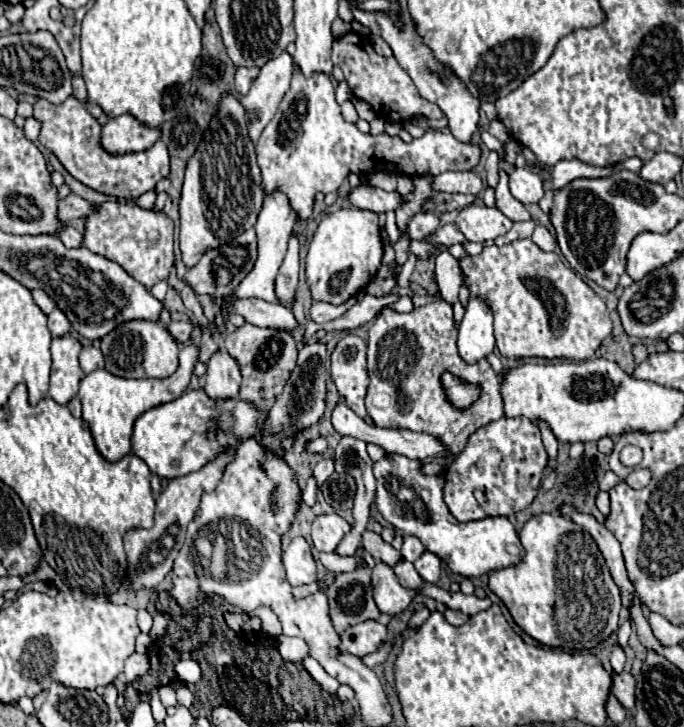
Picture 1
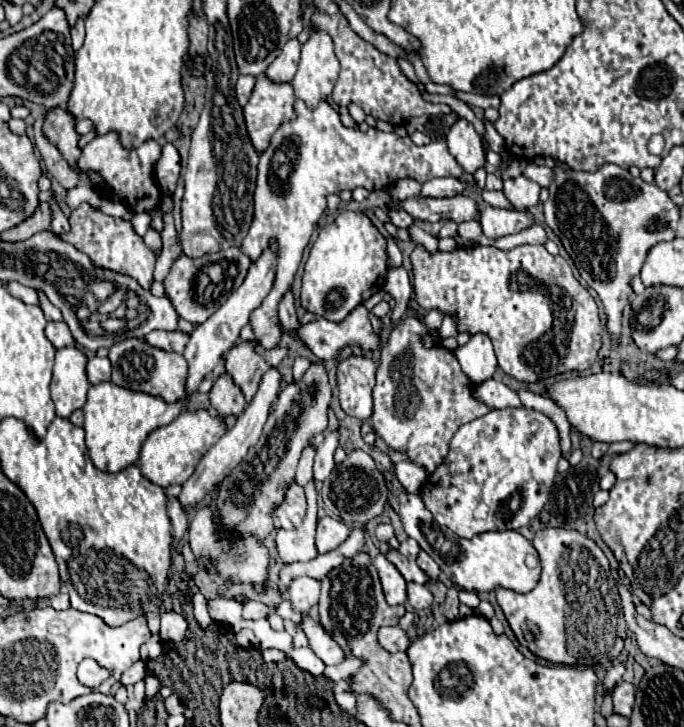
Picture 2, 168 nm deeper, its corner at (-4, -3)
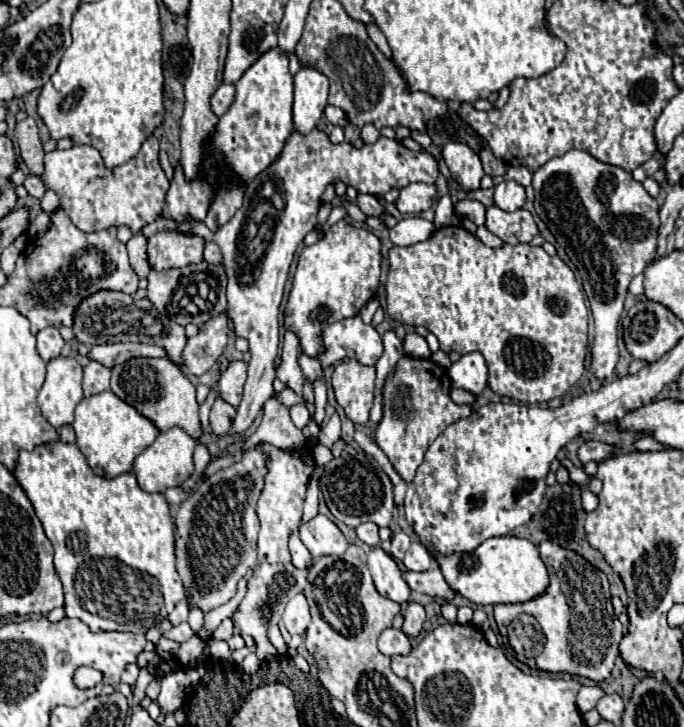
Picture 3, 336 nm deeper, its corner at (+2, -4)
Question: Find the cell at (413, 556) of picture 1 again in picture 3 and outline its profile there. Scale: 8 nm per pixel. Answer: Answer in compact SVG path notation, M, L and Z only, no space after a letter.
M400 532L400 534L392 536L392 548L390 548L392 558L396 558L400 562L404 558L404 554L406 554L408 548L410 548L410 536L408 534Z

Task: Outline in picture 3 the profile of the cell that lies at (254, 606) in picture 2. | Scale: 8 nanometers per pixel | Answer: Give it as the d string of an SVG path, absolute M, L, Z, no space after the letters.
M226 618L226 620L216 628L214 638L218 638L218 640L230 640L232 632L234 632L234 624L232 624L232 620L230 620L230 618Z

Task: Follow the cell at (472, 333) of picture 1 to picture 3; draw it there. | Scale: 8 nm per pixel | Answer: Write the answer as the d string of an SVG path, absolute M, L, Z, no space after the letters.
M470 352L462 354L460 360L450 366L448 376L452 380L452 386L480 394L488 382L488 366L480 352Z

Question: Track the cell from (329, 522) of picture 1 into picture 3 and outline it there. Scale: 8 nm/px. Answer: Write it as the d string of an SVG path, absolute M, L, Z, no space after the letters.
M318 514L310 522L300 526L300 540L310 550L312 558L320 558L326 554L342 554L348 548L348 542L340 528L324 514Z

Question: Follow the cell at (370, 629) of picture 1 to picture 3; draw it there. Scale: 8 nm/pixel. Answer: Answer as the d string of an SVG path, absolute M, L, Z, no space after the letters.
M386 628L380 638L378 638L378 650L384 654L384 656L396 656L396 654L402 654L406 656L410 652L410 640L406 634L402 634L402 630L396 630L396 628Z

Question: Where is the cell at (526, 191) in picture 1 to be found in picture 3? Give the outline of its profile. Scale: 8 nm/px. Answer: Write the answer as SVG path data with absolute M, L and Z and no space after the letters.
M504 180L498 186L494 186L494 202L498 208L502 208L506 212L514 212L524 206L526 192L522 186L518 186L518 182Z

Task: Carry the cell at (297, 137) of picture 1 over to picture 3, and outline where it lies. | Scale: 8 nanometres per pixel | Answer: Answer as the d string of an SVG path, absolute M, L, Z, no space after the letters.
M314 128L310 134L298 134L292 130L286 138L282 154L254 178L244 194L244 204L236 216L216 232L210 232L204 222L194 220L174 220L158 218L142 230L146 238L162 230L182 230L202 236L204 240L214 240L224 256L228 274L228 310L236 336L246 338L250 344L252 360L248 364L248 380L244 386L244 398L238 406L238 414L232 422L230 436L246 432L256 416L262 412L264 404L274 396L272 382L276 380L276 356L280 344L278 312L284 296L284 286L288 280L288 270L294 260L294 252L304 236L316 226L320 198L326 186L342 180L346 186L356 188L360 194L380 196L390 188L404 188L412 182L434 184L440 176L438 160L422 150L414 152L400 146L396 140L380 136L374 144L364 144L356 148L352 142L334 144L330 136Z

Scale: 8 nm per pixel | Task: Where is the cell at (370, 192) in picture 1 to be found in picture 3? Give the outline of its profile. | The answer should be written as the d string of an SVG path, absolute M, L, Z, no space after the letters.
M460 200L454 204L454 212L460 218L472 220L476 226L484 226L484 212L486 208L478 200Z

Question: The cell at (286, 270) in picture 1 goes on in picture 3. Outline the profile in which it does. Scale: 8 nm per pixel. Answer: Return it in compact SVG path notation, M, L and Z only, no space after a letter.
M298 354L298 364L300 364L300 368L302 368L302 372L304 372L304 376L310 380L310 382L314 382L316 378L320 378L320 376L324 376L322 374L322 366L320 366L320 362L318 362L318 358L306 358L306 354Z

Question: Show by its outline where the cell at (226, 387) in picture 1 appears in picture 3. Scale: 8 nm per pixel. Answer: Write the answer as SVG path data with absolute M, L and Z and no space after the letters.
M216 398L212 410L210 410L210 426L212 430L218 434L218 436L224 436L228 430L230 430L230 424L232 424L232 418L236 414L236 408L230 406L224 398Z

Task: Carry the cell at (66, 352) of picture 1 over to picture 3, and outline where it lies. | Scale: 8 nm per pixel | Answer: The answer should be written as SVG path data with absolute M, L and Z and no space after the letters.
M52 358L46 382L38 394L42 416L54 426L72 424L74 408L82 400L82 366L74 358Z

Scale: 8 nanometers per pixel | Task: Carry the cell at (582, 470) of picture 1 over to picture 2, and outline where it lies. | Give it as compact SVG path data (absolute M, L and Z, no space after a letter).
M584 437L580 441L580 449L582 449L582 461L580 465L568 469L568 473L564 475L558 475L556 483L554 483L554 489L552 489L552 495L550 495L550 501L546 503L546 507L542 509L542 513L538 515L538 521L542 527L560 527L560 529L574 529L574 531L580 531L582 535L590 537L602 551L604 555L610 559L612 567L616 569L618 567L618 561L614 559L612 551L608 549L608 545L604 545L604 541L600 541L600 535L596 533L596 525L594 525L594 505L592 505L592 495L600 489L598 481L600 481L600 473L598 473L598 467L600 467L600 461L594 459L590 455L590 449L592 449L592 439Z

